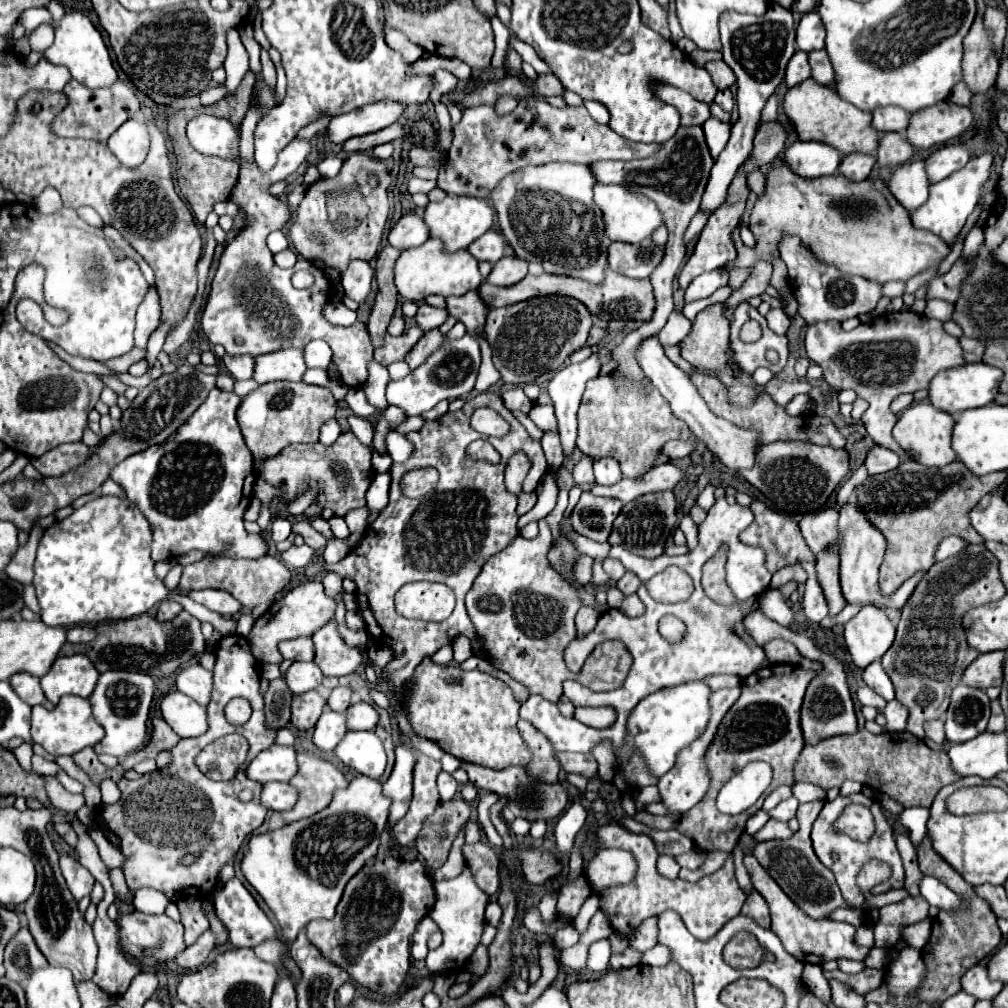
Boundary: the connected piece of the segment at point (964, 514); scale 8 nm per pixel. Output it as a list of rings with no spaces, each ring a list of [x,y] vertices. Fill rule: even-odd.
[[[914,459],[908,461],[908,471],[904,469],[904,465],[900,465],[894,471],[886,471],[880,475],[870,475],[858,489],[856,489],[856,501],[860,503],[860,511],[864,511],[866,519],[886,537],[888,541],[888,549],[886,549],[886,557],[884,563],[880,567],[880,593],[884,597],[892,595],[908,577],[912,577],[916,571],[926,571],[930,569],[930,565],[934,563],[934,551],[938,547],[938,543],[954,533],[960,533],[964,537],[964,533],[972,531],[972,525],[968,523],[968,511],[972,511],[972,507],[988,493],[992,493],[996,487],[1000,487],[1006,481],[1006,473],[988,473],[984,477],[976,477],[974,473],[970,473],[964,463],[954,461],[948,463],[944,467],[924,467],[920,463],[916,463]]]

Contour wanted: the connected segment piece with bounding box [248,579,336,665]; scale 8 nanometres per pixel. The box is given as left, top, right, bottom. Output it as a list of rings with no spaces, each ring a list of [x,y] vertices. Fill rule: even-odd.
[[[310,579],[298,587],[294,587],[292,591],[286,593],[286,597],[282,597],[276,603],[276,611],[270,607],[256,623],[254,629],[248,635],[250,647],[252,647],[252,655],[256,657],[258,663],[271,663],[280,665],[283,657],[278,651],[278,643],[282,639],[296,639],[296,637],[310,637],[314,635],[320,627],[324,627],[324,623],[328,623],[334,617],[336,611],[336,601],[324,595],[324,587],[318,579]]]

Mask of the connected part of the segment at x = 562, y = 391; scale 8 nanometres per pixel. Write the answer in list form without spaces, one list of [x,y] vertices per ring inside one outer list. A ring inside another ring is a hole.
[[[594,353],[582,363],[562,367],[548,383],[548,395],[556,409],[564,455],[570,455],[576,449],[576,411],[588,379],[594,379],[598,371],[600,359],[598,353]]]

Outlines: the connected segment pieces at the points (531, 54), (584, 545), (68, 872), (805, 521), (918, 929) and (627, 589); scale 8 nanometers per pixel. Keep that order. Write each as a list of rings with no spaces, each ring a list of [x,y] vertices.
[[[510,31],[508,43],[510,43],[510,47],[514,47],[514,49],[520,53],[520,57],[522,57],[526,63],[530,63],[530,65],[536,69],[536,73],[550,73],[550,69],[546,67],[546,63],[542,63],[542,59],[536,55],[536,51],[532,51],[532,47],[528,47],[526,43],[520,43],[520,41],[512,35],[512,31]]]
[[[564,517],[564,521],[562,521],[562,531],[566,531],[566,535],[568,535],[570,541],[576,545],[578,551],[582,551],[582,553],[586,553],[586,555],[590,555],[590,557],[600,557],[600,559],[606,559],[606,557],[608,557],[610,545],[596,543],[596,541],[584,537],[584,535],[582,535],[582,537],[576,535],[576,531],[572,531],[572,527],[570,527],[570,517]]]
[[[62,855],[60,857],[60,869],[62,869],[62,875],[68,883],[68,889],[74,895],[76,901],[80,901],[82,897],[92,893],[92,887],[96,883],[96,879],[90,875],[90,871],[84,865],[78,863],[76,857]]]
[[[826,507],[816,513],[804,515],[800,521],[800,531],[814,553],[830,545],[836,545],[838,543],[838,513],[834,511],[834,507]]]
[[[924,919],[922,923],[914,923],[912,927],[904,927],[900,939],[902,939],[904,945],[908,945],[908,947],[922,949],[924,943],[928,943],[930,933],[932,933],[932,919]]]
[[[626,573],[620,581],[616,581],[616,587],[628,597],[628,595],[632,595],[632,593],[638,591],[638,587],[640,587],[640,579],[638,579],[634,573]]]

